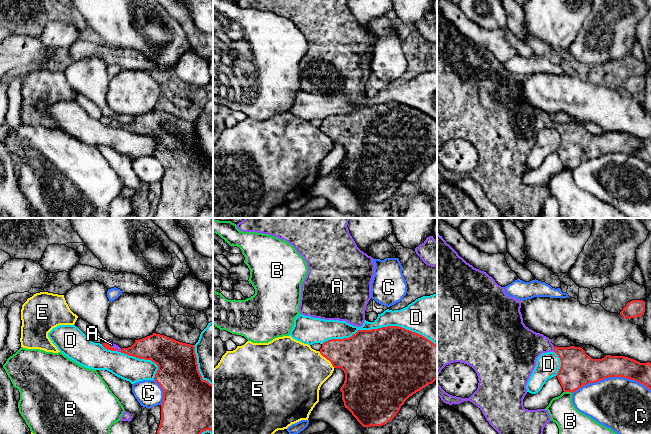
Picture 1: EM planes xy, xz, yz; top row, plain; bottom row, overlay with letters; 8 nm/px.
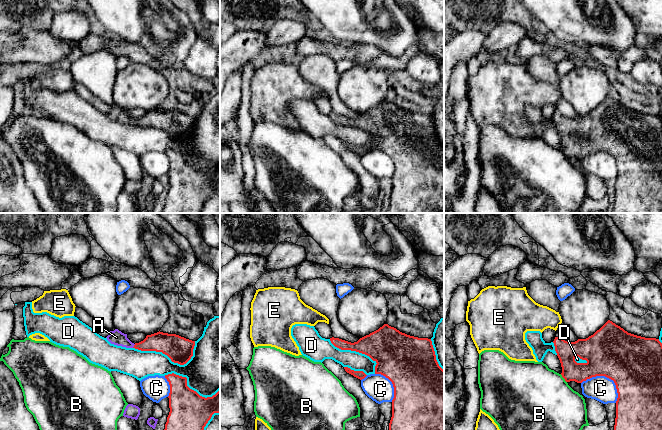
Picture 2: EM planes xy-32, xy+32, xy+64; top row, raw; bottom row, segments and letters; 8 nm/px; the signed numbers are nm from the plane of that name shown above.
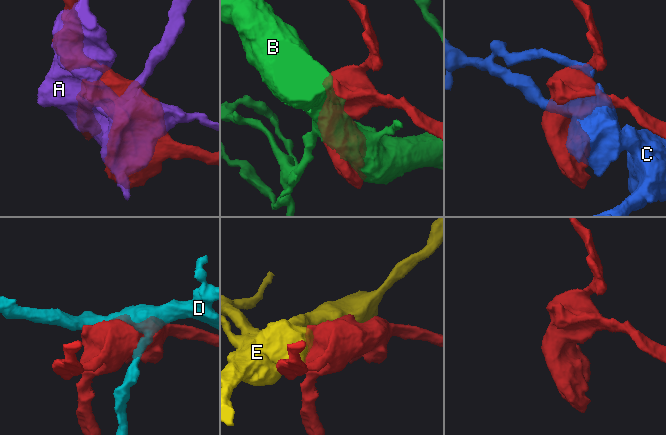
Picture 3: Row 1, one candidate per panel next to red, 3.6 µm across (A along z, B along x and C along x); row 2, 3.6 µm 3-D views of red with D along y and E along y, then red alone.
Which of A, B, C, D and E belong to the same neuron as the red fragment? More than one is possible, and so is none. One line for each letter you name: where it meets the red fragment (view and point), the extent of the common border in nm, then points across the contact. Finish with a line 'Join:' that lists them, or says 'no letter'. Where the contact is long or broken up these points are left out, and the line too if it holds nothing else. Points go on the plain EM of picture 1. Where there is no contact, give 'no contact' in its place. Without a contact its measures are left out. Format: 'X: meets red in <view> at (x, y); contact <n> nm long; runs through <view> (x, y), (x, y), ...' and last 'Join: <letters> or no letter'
A: meets red in xy at (113, 124); contact 140 nm long; runs through xy (106, 122), (113, 124), (111, 120)
Join: A

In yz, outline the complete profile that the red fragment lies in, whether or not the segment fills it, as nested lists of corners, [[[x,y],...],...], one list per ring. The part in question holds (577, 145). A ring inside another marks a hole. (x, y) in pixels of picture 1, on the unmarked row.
[[[437,7],[437,153],[439,149],[441,148],[441,146],[446,141],[454,139],[454,138],[460,138],[460,139],[464,139],[472,143],[477,149],[478,157],[479,157],[477,166],[469,174],[456,173],[456,172],[452,172],[446,169],[441,164],[441,162],[439,161],[437,157],[437,171],[441,174],[441,176],[444,179],[449,180],[449,181],[460,180],[464,177],[472,178],[482,187],[483,191],[485,192],[489,200],[502,213],[503,218],[540,218],[545,201],[551,197],[550,191],[546,185],[528,186],[528,185],[525,185],[523,182],[523,175],[525,171],[527,170],[526,161],[536,142],[537,134],[542,129],[555,128],[560,134],[561,143],[556,152],[564,168],[572,169],[584,161],[587,161],[589,159],[595,159],[609,153],[623,153],[630,156],[634,156],[640,160],[645,161],[647,164],[651,166],[651,139],[650,138],[640,139],[634,135],[631,135],[625,132],[611,132],[611,131],[606,131],[602,135],[593,135],[590,132],[588,132],[585,129],[585,127],[580,123],[570,122],[570,123],[565,124],[565,123],[554,122],[551,119],[551,115],[544,112],[543,110],[536,109],[525,102],[525,100],[523,99],[523,94],[520,88],[520,84],[521,84],[520,76],[514,73],[509,73],[505,69],[504,63],[501,63],[500,61],[498,61],[491,52],[489,52],[486,48],[476,45],[472,41],[467,39],[462,33],[458,31],[458,29],[449,20],[446,19],[446,17],[442,14],[442,12],[439,11]]]

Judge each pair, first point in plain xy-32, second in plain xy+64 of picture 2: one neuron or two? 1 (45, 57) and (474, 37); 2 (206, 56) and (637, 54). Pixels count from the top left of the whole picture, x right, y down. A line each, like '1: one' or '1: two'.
1: one
2: two

